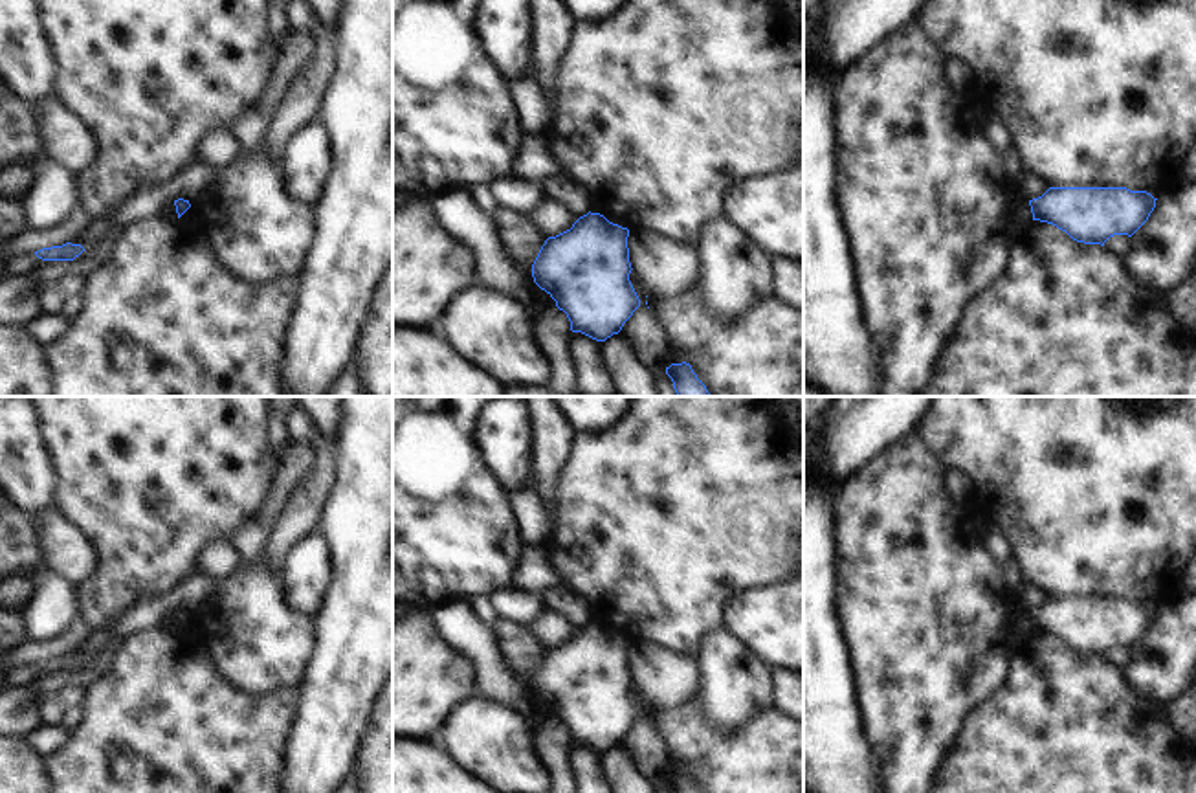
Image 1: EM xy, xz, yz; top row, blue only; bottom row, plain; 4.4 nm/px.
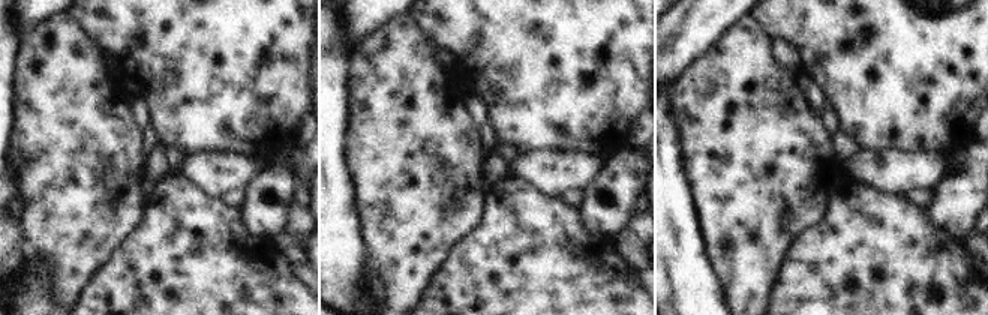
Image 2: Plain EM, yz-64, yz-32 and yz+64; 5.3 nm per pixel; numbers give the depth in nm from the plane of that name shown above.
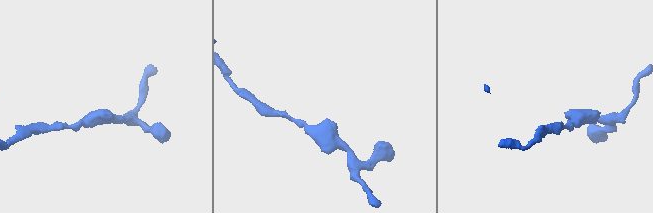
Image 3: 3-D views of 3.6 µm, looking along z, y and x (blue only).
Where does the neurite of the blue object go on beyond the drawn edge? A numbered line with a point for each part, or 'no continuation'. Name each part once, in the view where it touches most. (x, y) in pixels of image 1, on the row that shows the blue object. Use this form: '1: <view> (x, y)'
no continuation

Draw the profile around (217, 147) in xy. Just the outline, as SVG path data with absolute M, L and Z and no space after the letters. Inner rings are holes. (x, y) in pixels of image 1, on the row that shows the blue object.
M213 128L196 140L191 162L220 169L229 165L242 147L227 128Z

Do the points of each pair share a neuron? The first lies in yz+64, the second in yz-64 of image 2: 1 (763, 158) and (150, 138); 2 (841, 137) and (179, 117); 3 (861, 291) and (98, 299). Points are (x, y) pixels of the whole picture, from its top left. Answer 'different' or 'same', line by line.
1: different
2: different
3: same

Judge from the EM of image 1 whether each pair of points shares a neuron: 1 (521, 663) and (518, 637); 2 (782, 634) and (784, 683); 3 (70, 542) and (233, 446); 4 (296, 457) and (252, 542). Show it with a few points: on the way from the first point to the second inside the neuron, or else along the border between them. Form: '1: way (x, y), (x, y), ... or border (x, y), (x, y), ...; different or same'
1: way (521, 658), (518, 643); same
2: border (773, 667), (784, 670); different
3: border (52, 505), (94, 549), (96, 569), (90, 577); different
4: way (285, 478), (268, 514), (261, 522); same

